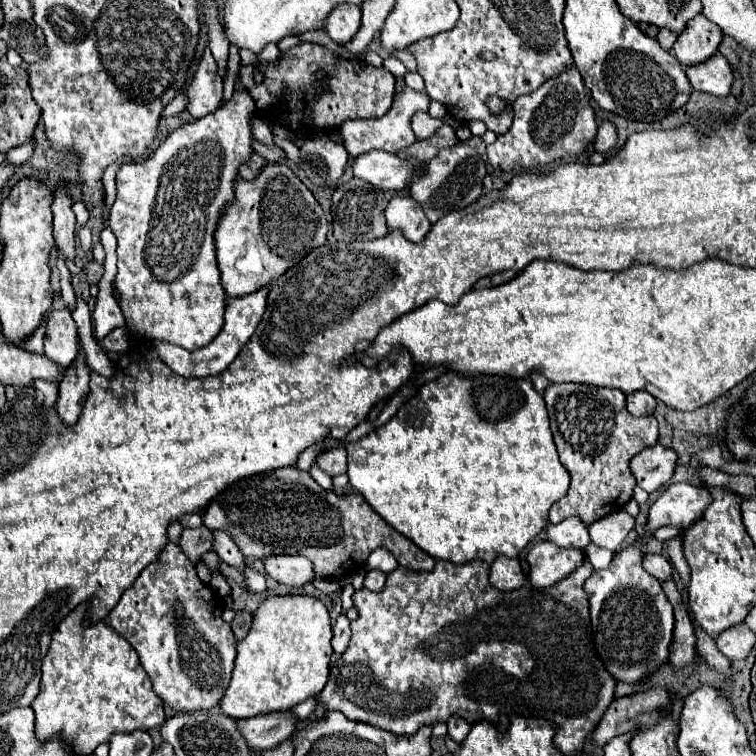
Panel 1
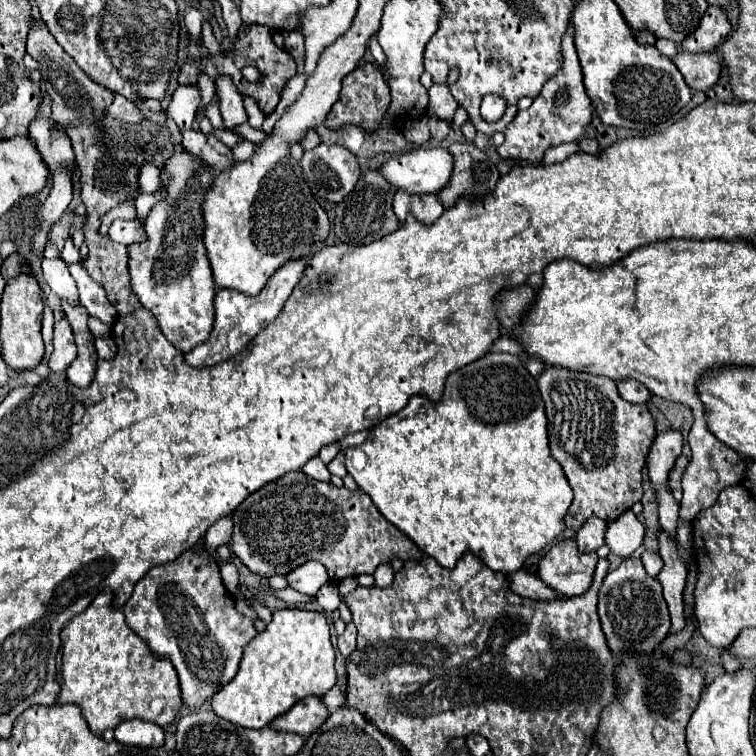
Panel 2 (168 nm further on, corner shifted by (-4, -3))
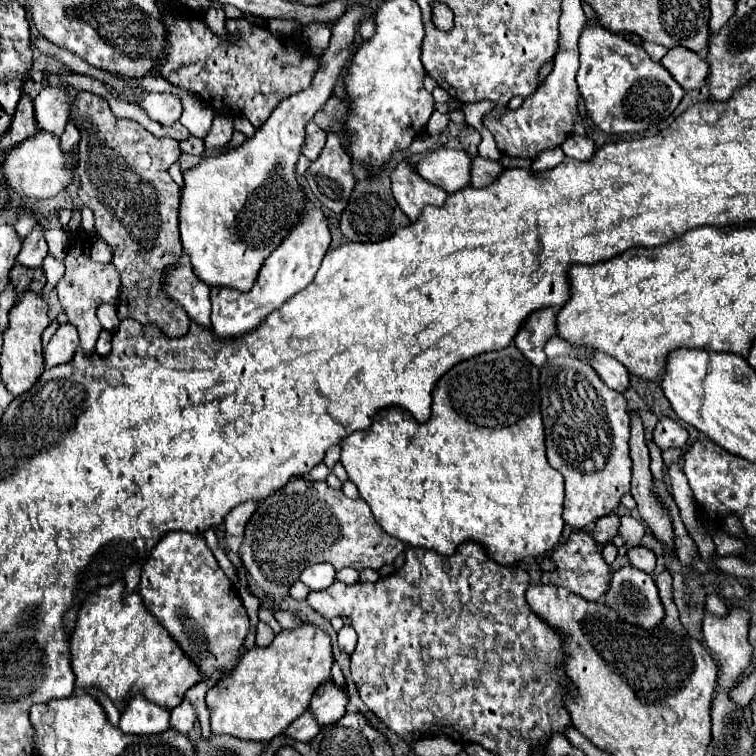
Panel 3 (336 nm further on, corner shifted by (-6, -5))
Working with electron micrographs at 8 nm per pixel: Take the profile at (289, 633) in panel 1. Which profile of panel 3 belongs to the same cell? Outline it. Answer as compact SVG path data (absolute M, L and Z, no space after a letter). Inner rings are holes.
M309 622L297 630L283 630L267 648L251 648L229 676L223 676L205 696L211 712L211 734L269 742L307 710L317 686L331 678L331 664L331 638Z

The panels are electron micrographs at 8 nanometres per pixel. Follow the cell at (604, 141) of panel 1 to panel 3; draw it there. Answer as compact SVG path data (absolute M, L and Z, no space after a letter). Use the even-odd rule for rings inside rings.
M573 134L571 138L567 138L561 144L561 150L569 158L575 158L575 160L585 162L585 160L591 160L591 156L595 152L595 142L591 138L587 138L587 136L575 136Z

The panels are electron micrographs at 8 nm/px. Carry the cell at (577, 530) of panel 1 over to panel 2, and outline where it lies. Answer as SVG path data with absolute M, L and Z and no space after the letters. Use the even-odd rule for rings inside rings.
M589 518L577 532L575 532L575 542L581 552L593 552L599 546L605 544L603 534L605 534L605 522L601 518Z

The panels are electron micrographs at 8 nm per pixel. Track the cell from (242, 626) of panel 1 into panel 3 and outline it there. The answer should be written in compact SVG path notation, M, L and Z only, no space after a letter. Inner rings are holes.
M259 622L259 626L257 626L257 646L265 648L265 646L269 646L273 642L273 638L275 638L273 630L265 622Z

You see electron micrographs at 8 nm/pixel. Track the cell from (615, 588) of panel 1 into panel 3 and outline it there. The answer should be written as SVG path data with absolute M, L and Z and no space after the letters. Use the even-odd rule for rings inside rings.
M623 566L613 572L605 598L607 606L619 612L621 620L639 624L641 628L655 628L665 616L651 574L631 566Z

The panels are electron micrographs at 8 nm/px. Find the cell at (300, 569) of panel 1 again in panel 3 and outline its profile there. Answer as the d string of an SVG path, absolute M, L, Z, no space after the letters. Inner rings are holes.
M327 562L313 564L303 570L301 582L305 582L311 590L325 590L335 582L335 568Z

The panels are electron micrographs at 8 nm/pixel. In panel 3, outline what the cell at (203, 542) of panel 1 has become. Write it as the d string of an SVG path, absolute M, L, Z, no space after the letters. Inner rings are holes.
M247 500L247 502L235 506L225 516L225 530L227 530L227 534L243 534L245 524L255 514L255 510L259 508L259 504L261 504L261 500Z

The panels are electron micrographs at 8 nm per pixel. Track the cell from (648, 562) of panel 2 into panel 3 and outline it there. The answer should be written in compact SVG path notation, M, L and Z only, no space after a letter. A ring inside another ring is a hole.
M631 546L627 550L627 560L631 566L635 566L647 574L651 574L655 570L655 554L653 554L653 550L649 550L645 546Z

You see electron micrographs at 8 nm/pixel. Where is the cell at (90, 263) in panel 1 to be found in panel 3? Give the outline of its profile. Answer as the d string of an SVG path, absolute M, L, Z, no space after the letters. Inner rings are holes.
M79 92L71 108L71 122L81 130L79 144L79 198L95 214L95 232L113 246L113 264L121 274L121 304L127 304L129 318L141 324L157 324L171 338L187 334L189 318L175 300L163 294L163 272L179 264L181 240L177 228L179 186L169 176L169 166L181 156L179 142L155 138L141 124L117 118L107 100Z

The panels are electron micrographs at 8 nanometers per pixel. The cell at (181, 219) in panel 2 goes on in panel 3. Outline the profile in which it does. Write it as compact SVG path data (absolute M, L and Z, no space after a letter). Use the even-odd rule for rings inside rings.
M177 264L175 268L169 268L167 274L163 276L163 290L171 300L177 300L187 316L209 328L209 312L211 312L211 302L209 302L209 286L203 284L195 272L191 272L191 264Z

